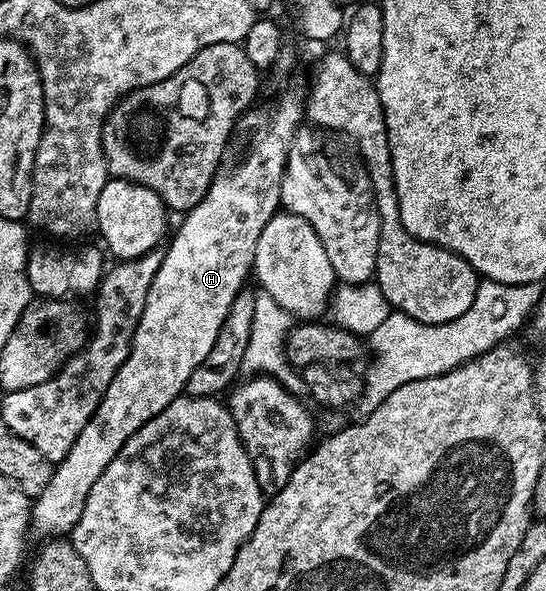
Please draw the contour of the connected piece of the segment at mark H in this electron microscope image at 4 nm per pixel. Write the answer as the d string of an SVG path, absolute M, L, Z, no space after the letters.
M297 89L285 92L272 107L269 115L269 130L253 145L253 150L245 157L245 162L230 177L218 176L207 196L195 208L188 210L177 229L177 234L168 242L169 250L164 250L159 271L155 271L155 279L151 283L151 291L147 291L147 303L143 307L143 315L139 319L139 327L135 327L135 335L131 343L131 351L119 367L115 379L111 379L111 387L103 395L95 415L79 431L79 439L67 451L63 460L56 462L51 483L47 483L43 495L32 502L33 529L41 539L61 539L72 534L75 523L79 523L79 515L83 515L83 507L87 503L87 495L95 481L119 455L123 443L146 425L155 415L159 415L177 397L185 393L187 379L191 379L191 371L207 359L207 351L215 347L215 339L219 339L219 331L223 327L223 319L227 319L227 311L231 311L231 303L246 288L253 272L255 263L255 247L259 247L259 235L263 235L263 227L271 223L271 219L282 208L281 192L285 168L289 162L289 148L295 139L298 129L305 121L305 95Z

